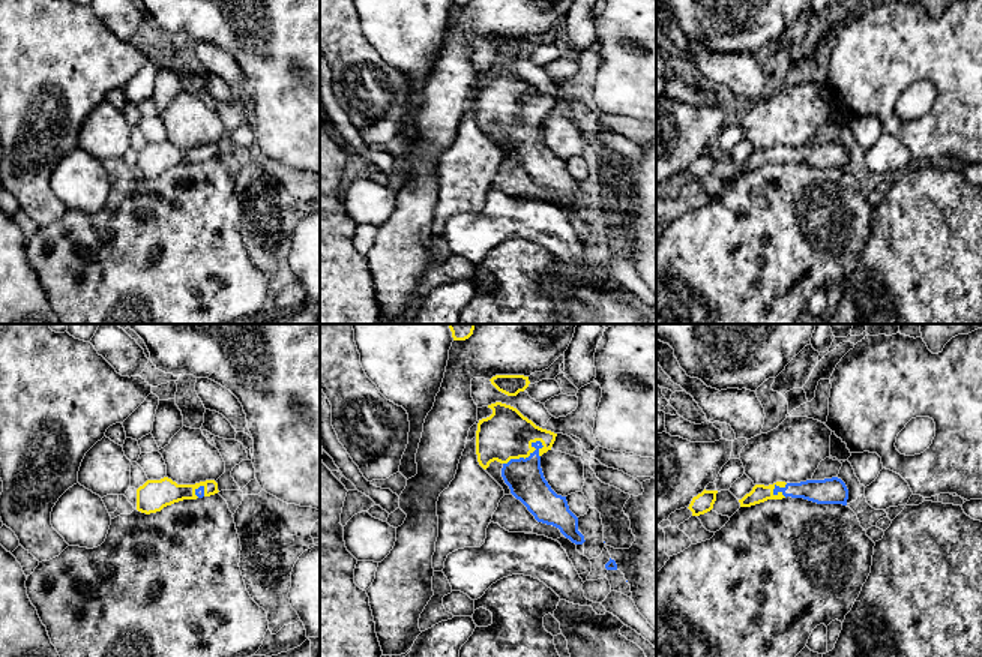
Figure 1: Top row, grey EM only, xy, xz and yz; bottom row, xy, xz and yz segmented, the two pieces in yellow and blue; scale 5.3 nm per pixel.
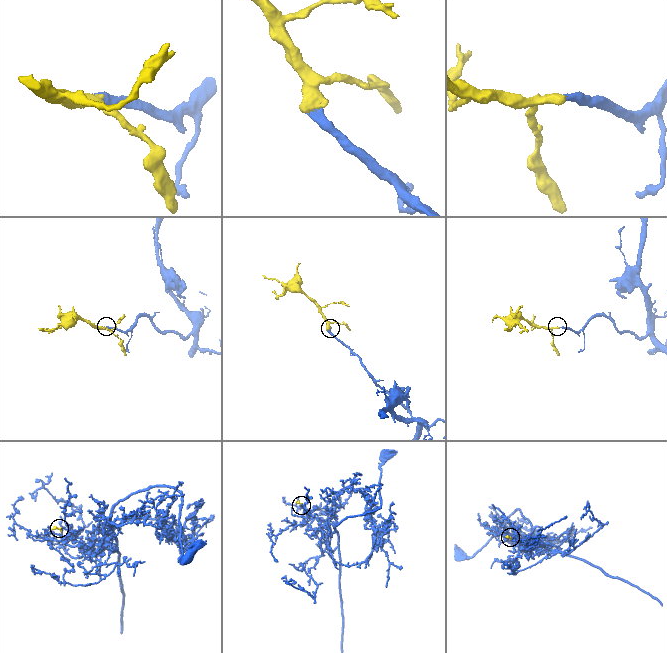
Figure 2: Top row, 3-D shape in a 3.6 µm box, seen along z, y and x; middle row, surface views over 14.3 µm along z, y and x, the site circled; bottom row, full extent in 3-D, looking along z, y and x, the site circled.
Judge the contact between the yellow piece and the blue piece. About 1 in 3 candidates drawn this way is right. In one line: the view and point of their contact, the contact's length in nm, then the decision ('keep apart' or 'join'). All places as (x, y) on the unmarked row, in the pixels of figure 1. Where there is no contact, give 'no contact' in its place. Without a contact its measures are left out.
xz (523, 120) | 240 nm | join

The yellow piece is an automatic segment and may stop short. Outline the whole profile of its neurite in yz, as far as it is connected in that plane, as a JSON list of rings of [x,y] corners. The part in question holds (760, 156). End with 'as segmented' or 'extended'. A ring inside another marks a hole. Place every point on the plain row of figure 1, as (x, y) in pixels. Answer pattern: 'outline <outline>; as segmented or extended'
outline [[[838,142],[806,144],[800,147],[776,146],[773,148],[755,148],[749,158],[739,164],[740,171],[751,171],[767,164],[803,162],[817,168],[842,168],[847,170],[848,153]]]; extended

